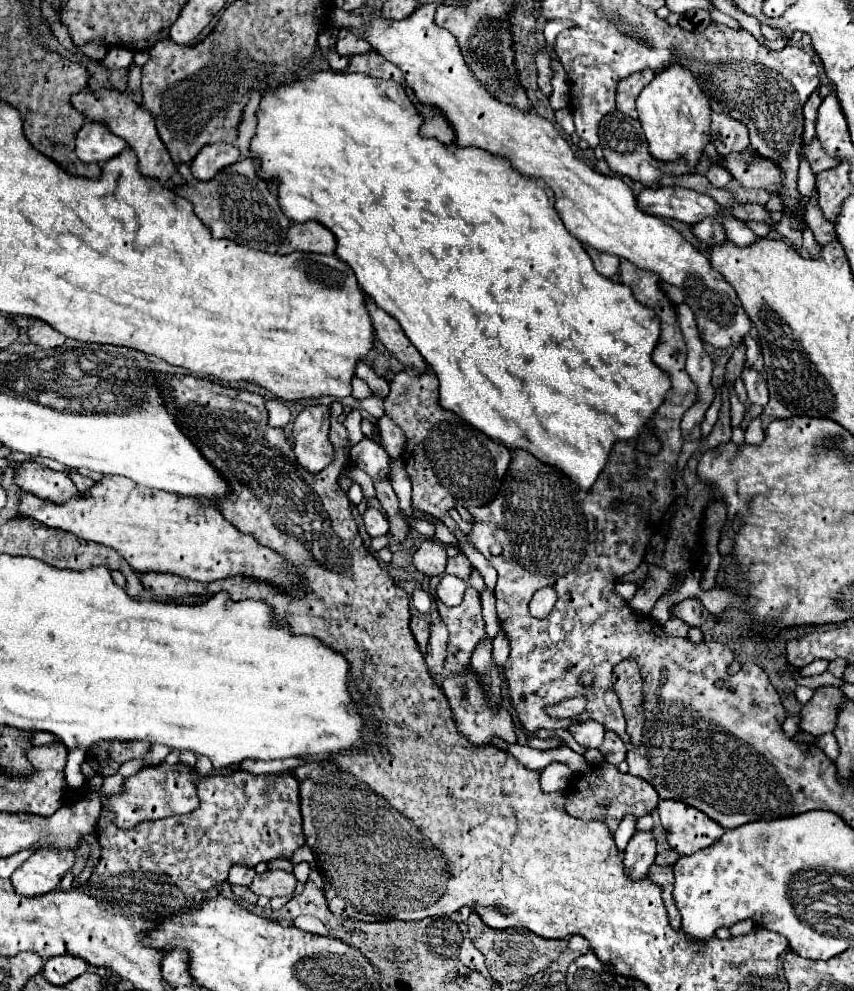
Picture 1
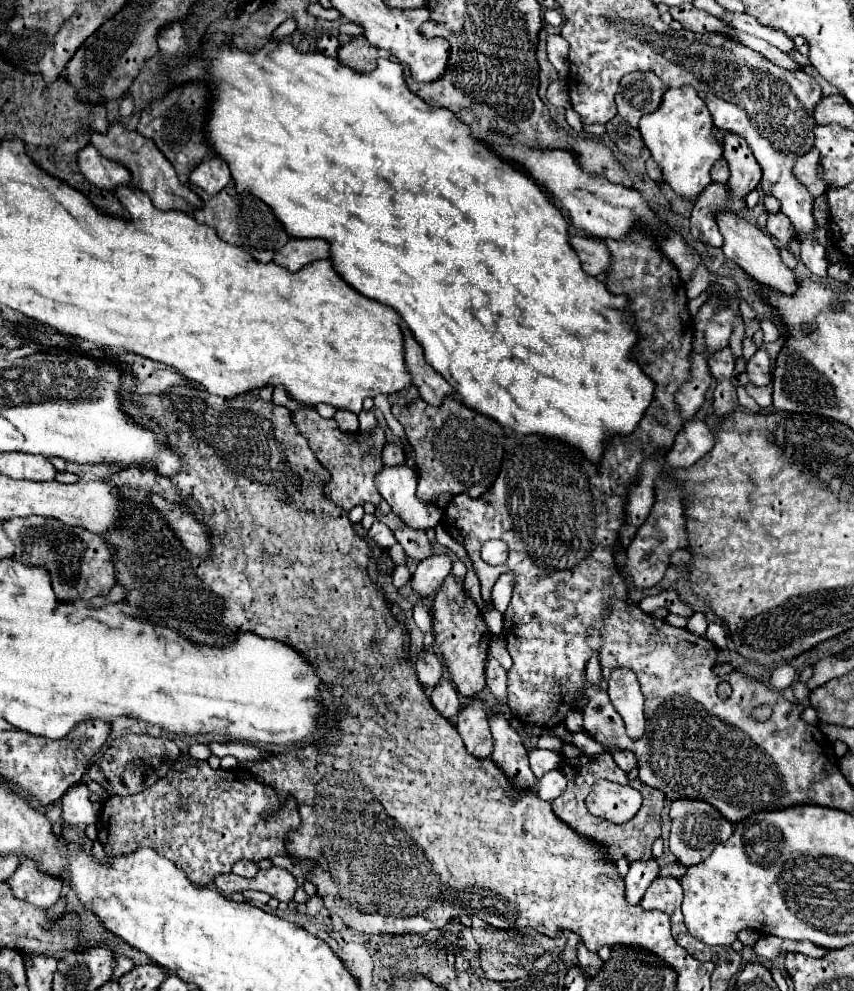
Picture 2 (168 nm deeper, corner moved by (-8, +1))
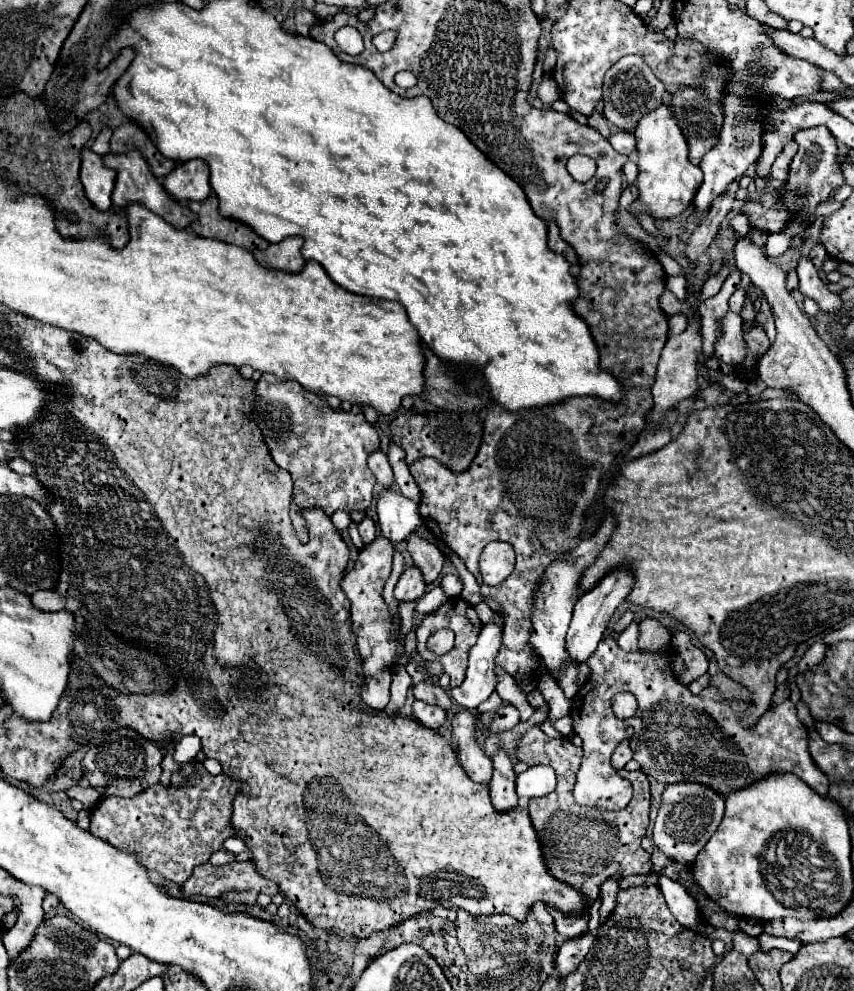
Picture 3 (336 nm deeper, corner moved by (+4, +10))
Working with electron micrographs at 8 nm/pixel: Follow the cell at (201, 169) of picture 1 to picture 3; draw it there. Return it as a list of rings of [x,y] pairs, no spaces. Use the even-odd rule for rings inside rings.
[[[189,160],[177,164],[177,168],[169,172],[169,176],[165,176],[163,188],[179,202],[201,202],[211,194],[209,168],[207,164],[203,164],[203,160]]]

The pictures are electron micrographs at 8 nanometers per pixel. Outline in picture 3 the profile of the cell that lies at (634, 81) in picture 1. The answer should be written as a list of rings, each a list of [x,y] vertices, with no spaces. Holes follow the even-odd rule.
[[[623,56],[605,74],[605,84],[603,84],[605,118],[617,128],[621,128],[623,132],[633,132],[641,116],[645,116],[647,112],[663,104],[663,94],[665,94],[665,88],[661,80],[647,68],[647,64],[639,56]]]

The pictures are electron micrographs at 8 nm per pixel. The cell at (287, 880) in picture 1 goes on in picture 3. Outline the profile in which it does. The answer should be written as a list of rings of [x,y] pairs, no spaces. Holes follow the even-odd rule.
[[[251,860],[233,862],[225,866],[213,866],[213,864],[195,866],[191,876],[181,884],[183,898],[193,898],[199,894],[207,898],[219,898],[227,892],[241,892],[241,890],[257,890],[267,896],[279,894],[279,886],[273,880],[259,876]]]

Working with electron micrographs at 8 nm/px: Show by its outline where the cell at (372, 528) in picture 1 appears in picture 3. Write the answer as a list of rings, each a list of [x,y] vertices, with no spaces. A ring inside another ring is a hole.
[[[365,516],[363,522],[359,524],[359,534],[361,534],[361,538],[363,538],[365,544],[371,544],[371,542],[375,540],[375,536],[377,536],[377,526],[375,526],[375,522],[373,522],[369,516]]]

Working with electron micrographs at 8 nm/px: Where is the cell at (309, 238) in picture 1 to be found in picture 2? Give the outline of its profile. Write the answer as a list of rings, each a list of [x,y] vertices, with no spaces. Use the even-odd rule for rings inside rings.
[[[291,237],[283,249],[277,251],[273,261],[289,271],[299,271],[303,265],[317,261],[317,259],[329,259],[331,257],[331,243],[325,239],[297,239]]]

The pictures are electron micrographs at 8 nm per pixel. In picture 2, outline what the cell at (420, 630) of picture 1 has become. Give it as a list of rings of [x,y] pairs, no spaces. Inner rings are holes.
[[[421,649],[415,661],[415,667],[417,667],[419,681],[423,683],[425,689],[431,689],[433,685],[437,685],[437,679],[443,675],[441,659],[433,649]]]

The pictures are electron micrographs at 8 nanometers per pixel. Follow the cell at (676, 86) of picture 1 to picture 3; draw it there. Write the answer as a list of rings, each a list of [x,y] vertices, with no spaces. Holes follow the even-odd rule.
[[[661,104],[657,110],[643,116],[635,128],[635,140],[637,140],[637,166],[639,174],[633,186],[637,188],[639,196],[629,206],[631,216],[647,214],[653,220],[669,220],[679,216],[683,210],[687,210],[693,204],[695,192],[701,186],[703,172],[699,166],[691,164],[687,154],[687,142],[677,126],[677,120],[671,116],[667,104]]]

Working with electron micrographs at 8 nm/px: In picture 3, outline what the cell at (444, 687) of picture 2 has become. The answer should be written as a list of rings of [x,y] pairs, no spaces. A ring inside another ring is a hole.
[[[415,700],[413,704],[413,716],[419,724],[431,728],[431,730],[439,730],[445,724],[445,710],[439,706],[431,706],[425,704],[421,700]]]

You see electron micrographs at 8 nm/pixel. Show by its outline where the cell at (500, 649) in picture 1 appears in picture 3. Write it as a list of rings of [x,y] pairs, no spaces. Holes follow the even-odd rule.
[[[493,692],[485,702],[481,702],[481,704],[477,706],[477,710],[479,710],[479,712],[493,712],[493,710],[497,710],[497,708],[503,706],[503,704],[505,704],[505,702],[497,696],[497,692]]]

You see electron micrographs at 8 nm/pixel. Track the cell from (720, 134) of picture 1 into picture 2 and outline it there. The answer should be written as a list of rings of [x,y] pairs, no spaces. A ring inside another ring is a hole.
[[[723,133],[723,147],[725,147],[725,159],[729,163],[731,169],[731,177],[729,177],[729,187],[731,187],[731,195],[733,195],[733,203],[735,207],[729,211],[737,211],[743,205],[743,197],[755,189],[761,181],[761,167],[757,165],[749,145],[745,145],[745,141],[741,141],[741,137],[737,137],[735,133]]]

